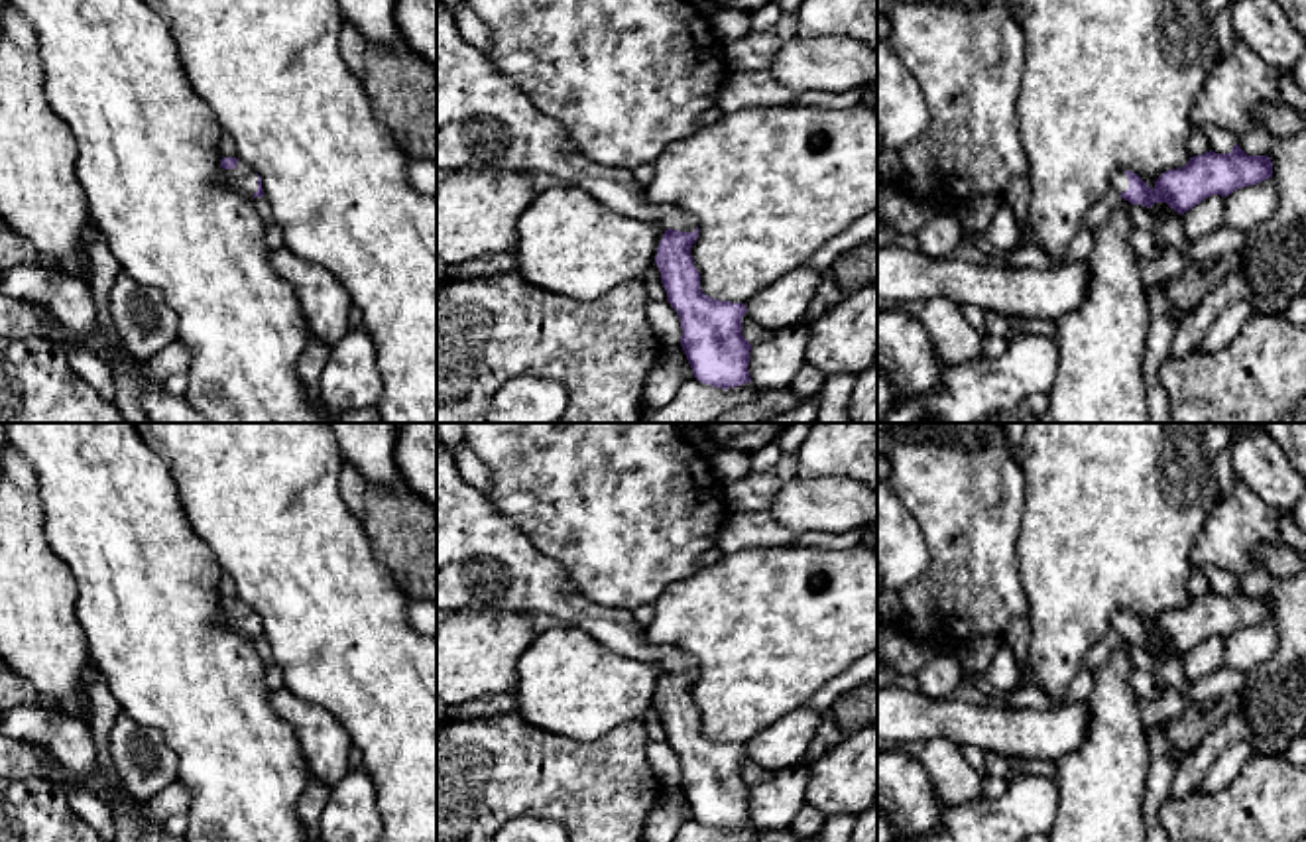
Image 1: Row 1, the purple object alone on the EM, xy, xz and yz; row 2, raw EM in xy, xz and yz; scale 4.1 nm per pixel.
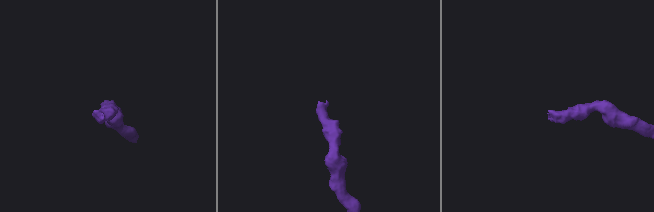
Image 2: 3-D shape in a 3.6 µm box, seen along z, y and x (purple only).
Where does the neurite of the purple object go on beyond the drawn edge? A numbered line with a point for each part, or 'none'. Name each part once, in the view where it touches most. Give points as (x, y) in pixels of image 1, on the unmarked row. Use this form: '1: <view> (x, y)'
1: xz (484, 563)

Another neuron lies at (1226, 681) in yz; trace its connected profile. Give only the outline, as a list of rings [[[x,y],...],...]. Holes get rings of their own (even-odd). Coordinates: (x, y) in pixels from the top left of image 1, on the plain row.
[[[1105,637],[1099,643],[1096,643],[1086,653],[1082,667],[1094,673],[1111,657],[1115,647],[1125,647],[1129,651],[1135,669],[1153,671],[1164,681],[1168,689],[1188,692],[1200,706],[1212,702],[1214,698],[1221,698],[1225,694],[1237,694],[1245,681],[1245,673],[1221,667],[1219,671],[1214,671],[1202,681],[1192,683],[1184,675],[1180,657],[1168,657],[1158,661],[1151,653],[1151,649],[1143,645],[1131,645],[1121,637]]]

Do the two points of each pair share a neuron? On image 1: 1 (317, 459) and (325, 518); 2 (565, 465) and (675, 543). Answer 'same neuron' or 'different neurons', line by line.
1: same neuron
2: same neuron

